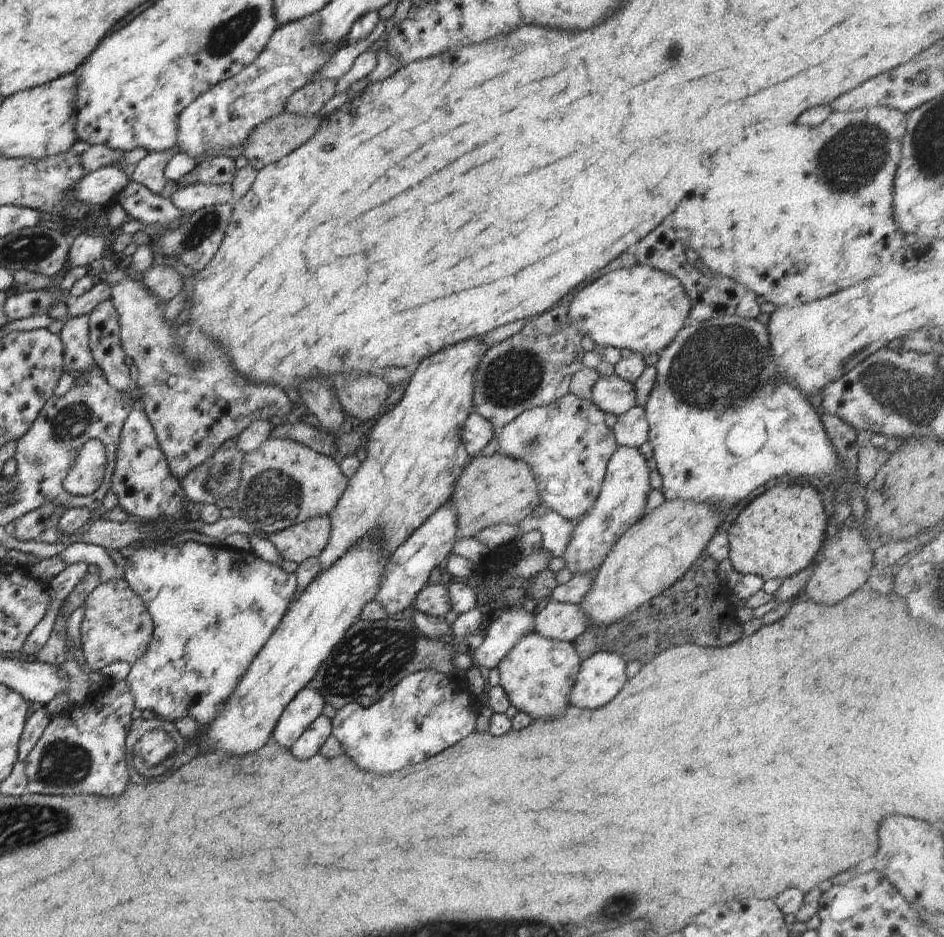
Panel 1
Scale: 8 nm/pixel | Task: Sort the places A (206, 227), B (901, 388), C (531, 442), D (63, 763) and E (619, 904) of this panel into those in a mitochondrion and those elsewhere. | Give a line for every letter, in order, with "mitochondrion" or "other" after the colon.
A: mitochondrion
B: mitochondrion
C: mitochondrion
D: mitochondrion
E: mitochondrion

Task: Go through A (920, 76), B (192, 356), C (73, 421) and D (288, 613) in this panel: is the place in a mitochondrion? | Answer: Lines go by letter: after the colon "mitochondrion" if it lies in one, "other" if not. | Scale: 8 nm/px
A: mitochondrion
B: mitochondrion
C: mitochondrion
D: other

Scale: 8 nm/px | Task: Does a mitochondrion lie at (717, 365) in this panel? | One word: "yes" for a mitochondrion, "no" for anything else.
yes

